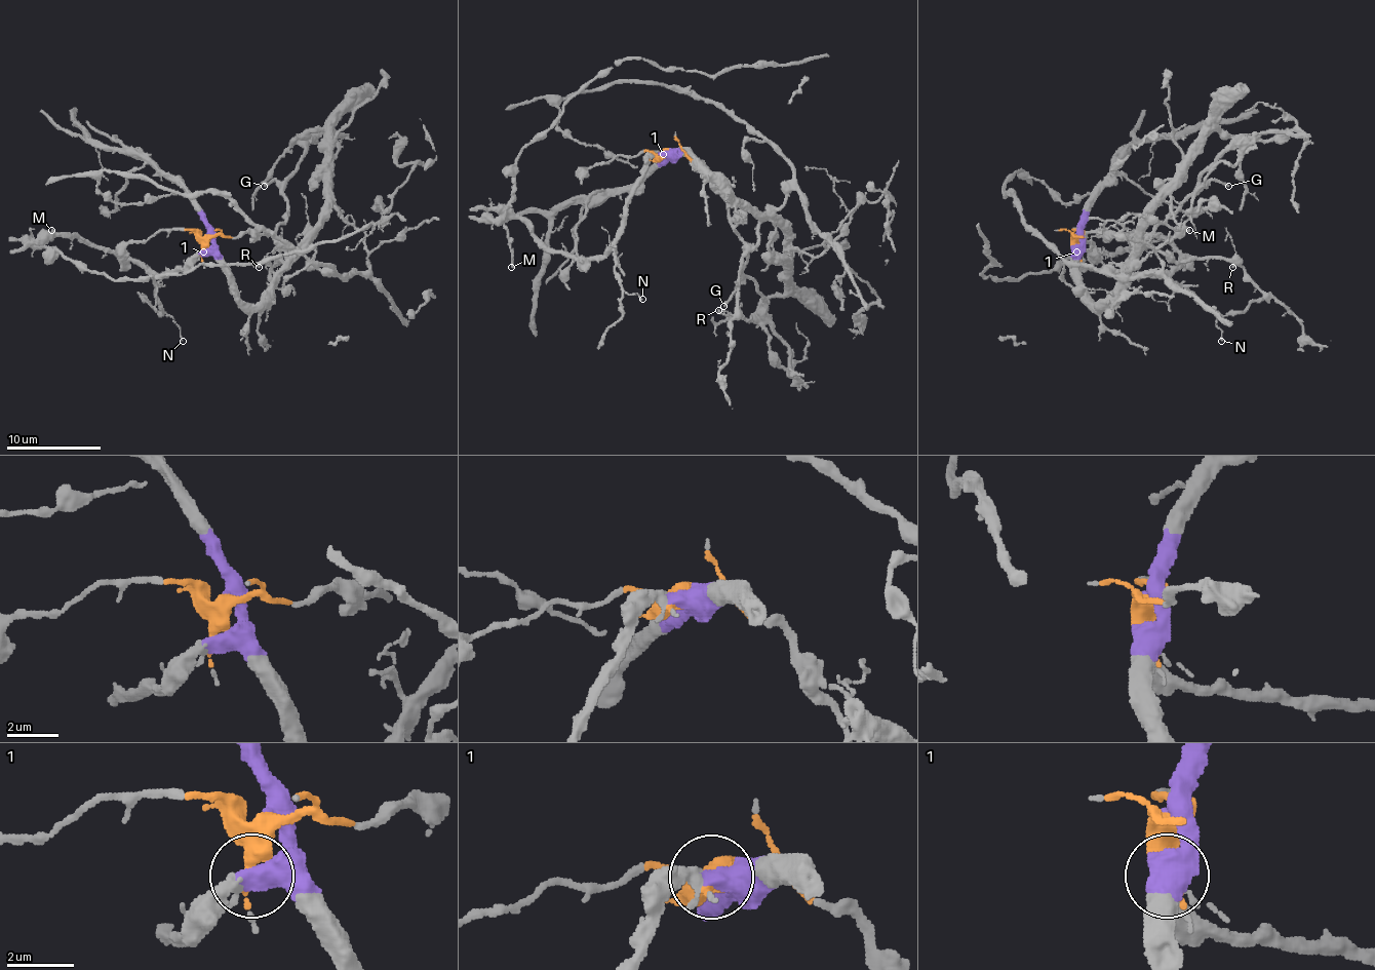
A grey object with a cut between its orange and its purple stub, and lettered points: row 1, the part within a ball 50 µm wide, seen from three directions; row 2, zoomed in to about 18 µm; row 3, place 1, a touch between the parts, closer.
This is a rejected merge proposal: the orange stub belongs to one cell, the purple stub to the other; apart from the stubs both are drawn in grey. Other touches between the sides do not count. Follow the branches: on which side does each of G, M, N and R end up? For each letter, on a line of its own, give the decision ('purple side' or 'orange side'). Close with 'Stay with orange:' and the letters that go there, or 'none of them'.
G: orange side
M: purple side
N: purple side
R: purple side
Stay with orange: G

